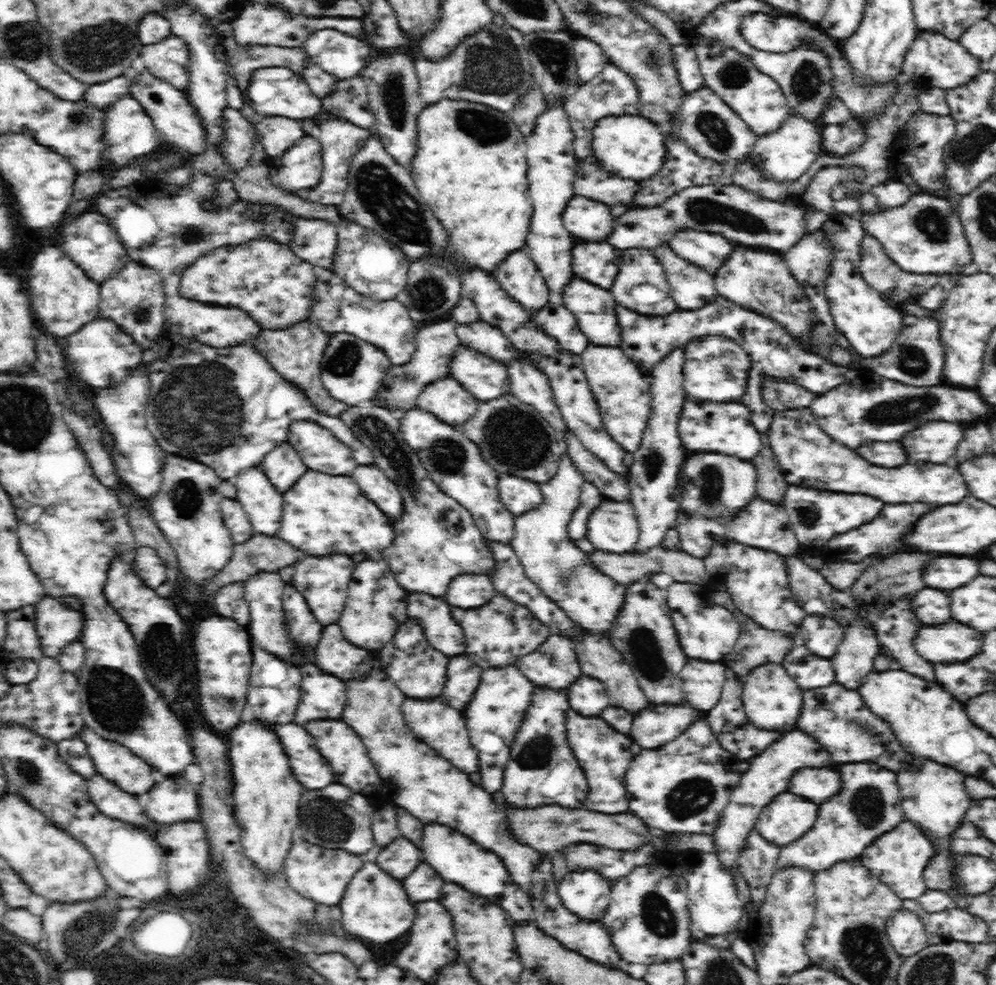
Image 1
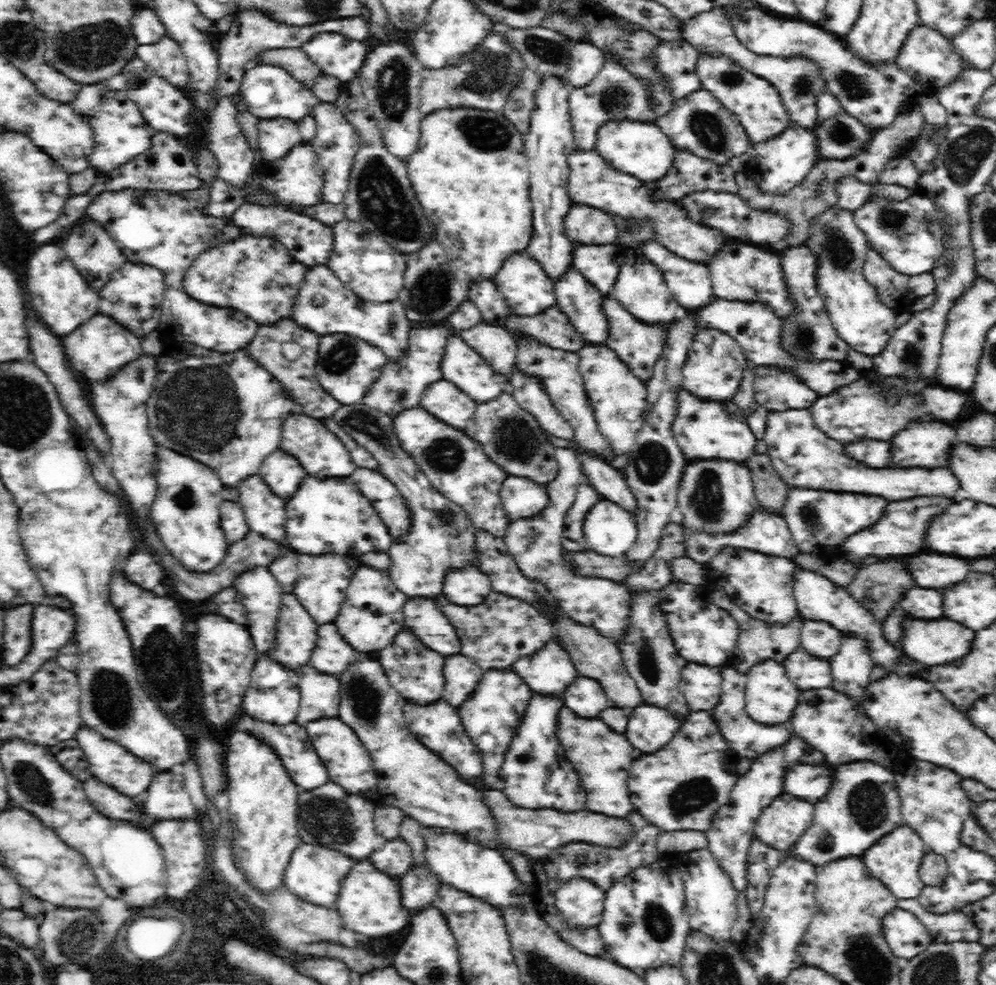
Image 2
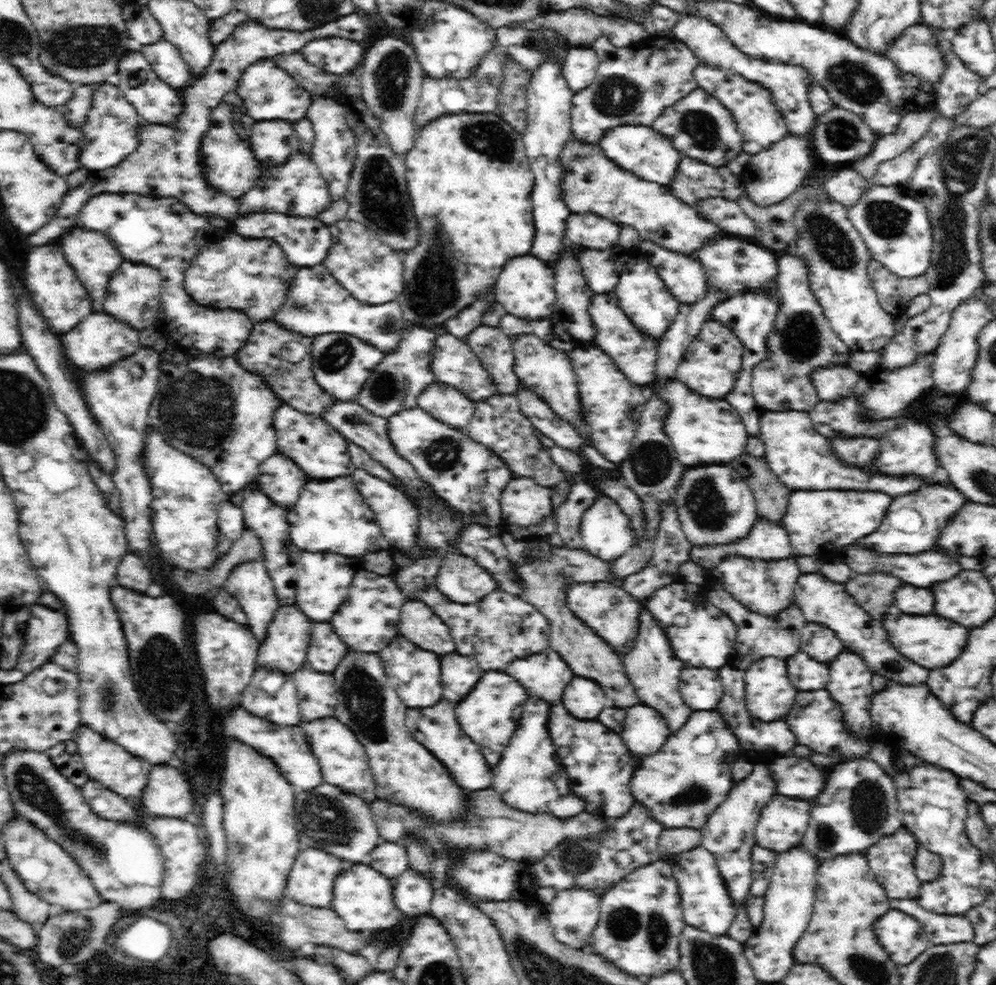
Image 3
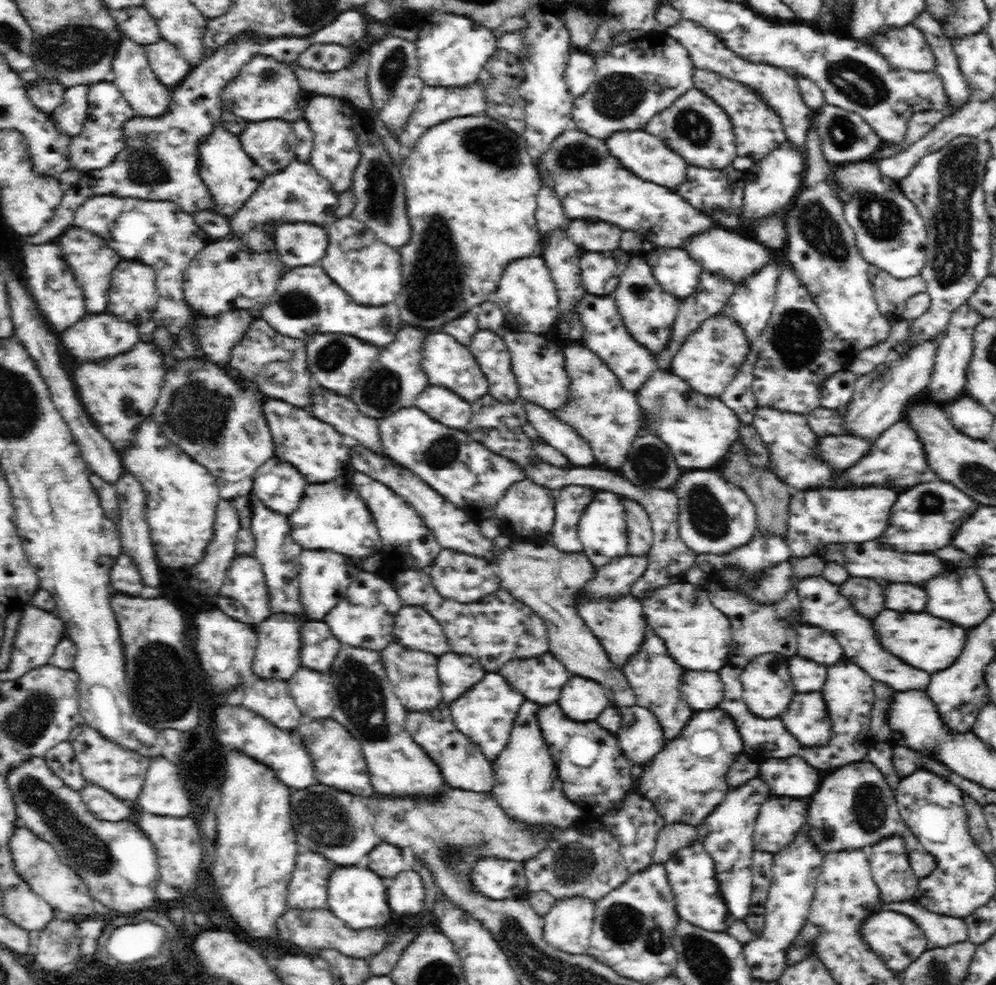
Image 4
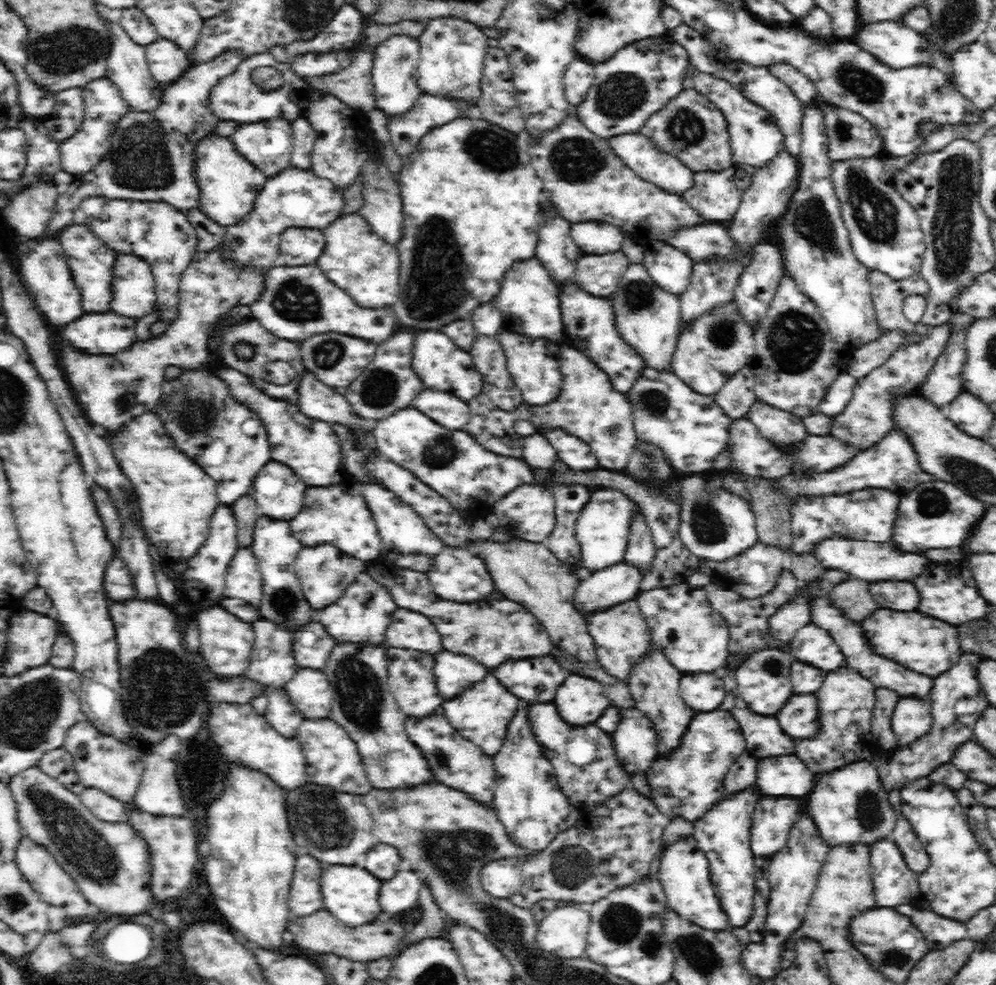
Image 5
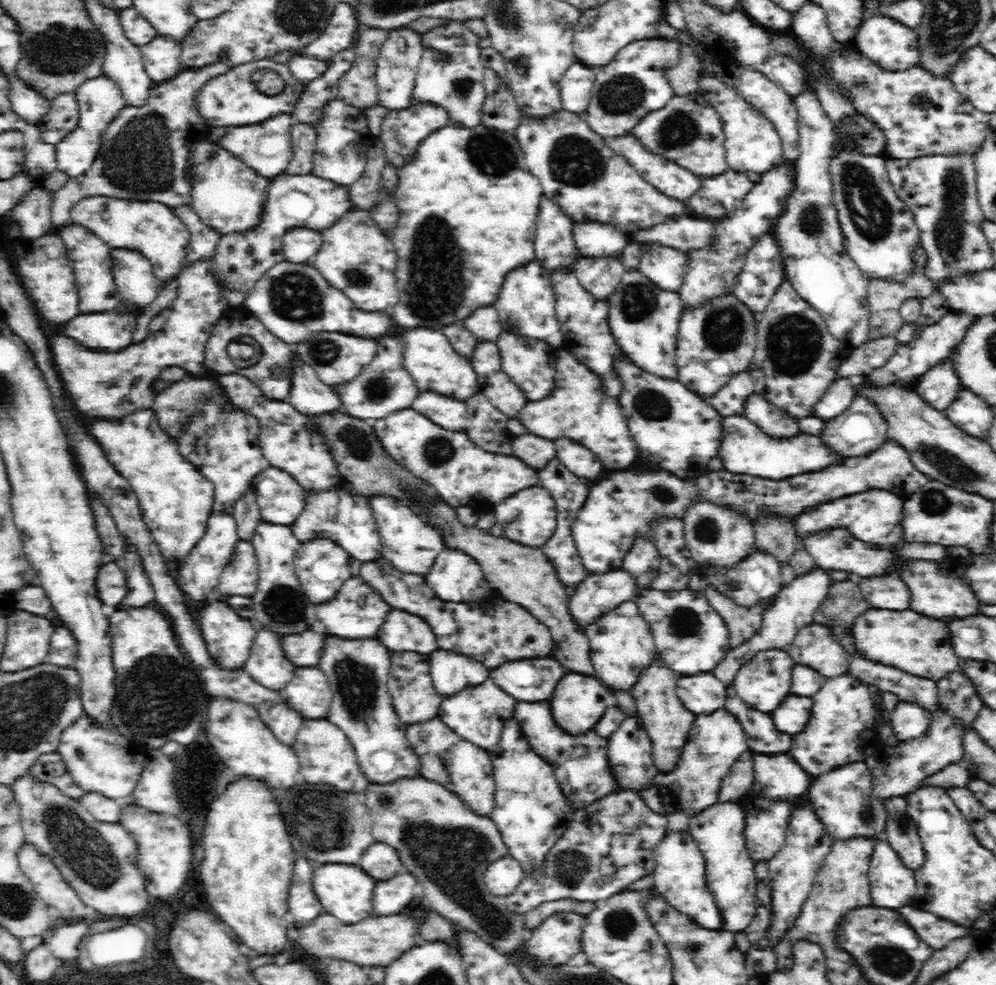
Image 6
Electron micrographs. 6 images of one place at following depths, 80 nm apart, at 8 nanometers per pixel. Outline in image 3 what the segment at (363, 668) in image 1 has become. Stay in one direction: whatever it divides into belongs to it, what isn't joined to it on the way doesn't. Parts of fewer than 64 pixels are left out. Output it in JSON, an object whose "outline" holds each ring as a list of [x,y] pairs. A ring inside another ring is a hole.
{"outline":[[[314,623],[310,637],[312,640],[306,664],[318,672],[334,672],[351,651],[348,644],[344,644],[338,633],[334,632],[332,623]]]}

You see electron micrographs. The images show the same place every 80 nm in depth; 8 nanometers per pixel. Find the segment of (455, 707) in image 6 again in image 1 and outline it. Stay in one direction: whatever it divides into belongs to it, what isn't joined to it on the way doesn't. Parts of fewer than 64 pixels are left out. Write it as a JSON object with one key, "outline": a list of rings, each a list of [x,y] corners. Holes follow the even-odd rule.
{"outline":[[[516,664],[482,670],[482,684],[472,700],[472,706],[465,709],[464,718],[470,730],[470,743],[479,756],[480,786],[486,792],[496,793],[502,788],[506,766],[511,760],[512,742],[530,706],[534,687]]]}

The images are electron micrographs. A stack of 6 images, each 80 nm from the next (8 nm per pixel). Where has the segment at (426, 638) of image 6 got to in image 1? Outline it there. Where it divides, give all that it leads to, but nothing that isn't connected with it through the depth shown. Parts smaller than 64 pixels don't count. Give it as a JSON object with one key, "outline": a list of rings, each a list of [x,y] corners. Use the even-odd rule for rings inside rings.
{"outline":[[[426,592],[408,594],[408,616],[420,619],[432,646],[446,656],[460,656],[466,652],[466,638],[462,626],[454,620],[450,604]]]}

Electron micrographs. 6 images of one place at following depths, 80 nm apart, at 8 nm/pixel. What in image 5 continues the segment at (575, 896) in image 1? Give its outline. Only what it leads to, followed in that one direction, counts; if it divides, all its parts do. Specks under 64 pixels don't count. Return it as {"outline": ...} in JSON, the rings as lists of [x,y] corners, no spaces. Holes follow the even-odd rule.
{"outline":[[[569,901],[540,921],[536,941],[542,949],[562,958],[584,956],[591,918],[587,904]]]}

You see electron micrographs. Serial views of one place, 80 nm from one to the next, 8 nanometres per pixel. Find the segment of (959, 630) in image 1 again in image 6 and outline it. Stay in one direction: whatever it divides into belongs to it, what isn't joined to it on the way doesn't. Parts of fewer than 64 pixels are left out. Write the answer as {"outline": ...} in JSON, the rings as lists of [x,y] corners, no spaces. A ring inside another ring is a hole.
{"outline":[[[870,610],[866,612],[866,616],[858,616],[856,622],[850,627],[852,633],[854,633],[854,641],[858,646],[858,651],[866,655],[872,660],[878,660],[878,662],[884,662],[884,664],[890,664],[890,666],[896,666],[900,670],[918,675],[924,678],[932,680],[938,680],[945,677],[948,672],[952,672],[958,664],[964,664],[960,662],[960,658],[956,656],[956,650],[952,646],[952,640],[950,640],[950,630],[944,622],[940,620],[934,620],[930,616],[922,616],[918,612],[912,612],[912,610],[904,610],[904,612],[894,612],[894,610]]]}

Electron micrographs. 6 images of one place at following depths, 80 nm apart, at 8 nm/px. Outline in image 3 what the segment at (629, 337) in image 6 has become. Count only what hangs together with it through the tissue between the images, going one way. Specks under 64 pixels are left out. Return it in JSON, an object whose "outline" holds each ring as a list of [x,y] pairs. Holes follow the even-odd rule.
{"outline":[[[636,257],[626,262],[624,272],[619,274],[618,284],[615,287],[615,296],[618,299],[620,308],[626,312],[626,315],[640,328],[646,335],[660,337],[667,332],[670,324],[678,315],[678,300],[668,291],[665,283],[661,280],[658,268],[642,258],[636,260]]]}

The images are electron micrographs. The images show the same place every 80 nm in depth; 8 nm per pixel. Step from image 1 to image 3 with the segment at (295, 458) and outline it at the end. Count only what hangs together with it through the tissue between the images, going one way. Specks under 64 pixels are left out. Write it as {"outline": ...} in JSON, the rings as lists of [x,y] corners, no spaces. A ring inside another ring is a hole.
{"outline":[[[276,452],[261,462],[258,483],[270,499],[284,508],[290,508],[307,479],[300,465],[289,456]]]}

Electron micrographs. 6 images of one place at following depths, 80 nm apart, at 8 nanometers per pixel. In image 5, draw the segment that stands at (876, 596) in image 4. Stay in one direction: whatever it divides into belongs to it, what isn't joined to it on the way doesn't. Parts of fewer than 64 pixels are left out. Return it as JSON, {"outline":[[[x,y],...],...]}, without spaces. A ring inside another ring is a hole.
{"outline":[[[850,577],[840,584],[832,585],[830,597],[846,611],[846,617],[862,621],[880,608],[870,588],[872,586],[866,580]]]}

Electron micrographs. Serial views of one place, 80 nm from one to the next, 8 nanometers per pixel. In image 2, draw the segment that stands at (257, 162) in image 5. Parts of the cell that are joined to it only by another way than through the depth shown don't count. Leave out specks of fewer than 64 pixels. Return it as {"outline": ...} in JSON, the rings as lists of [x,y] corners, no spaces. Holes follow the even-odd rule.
{"outline":[[[282,117],[259,119],[257,129],[258,148],[264,163],[282,158],[302,141],[300,128],[295,120]]]}

